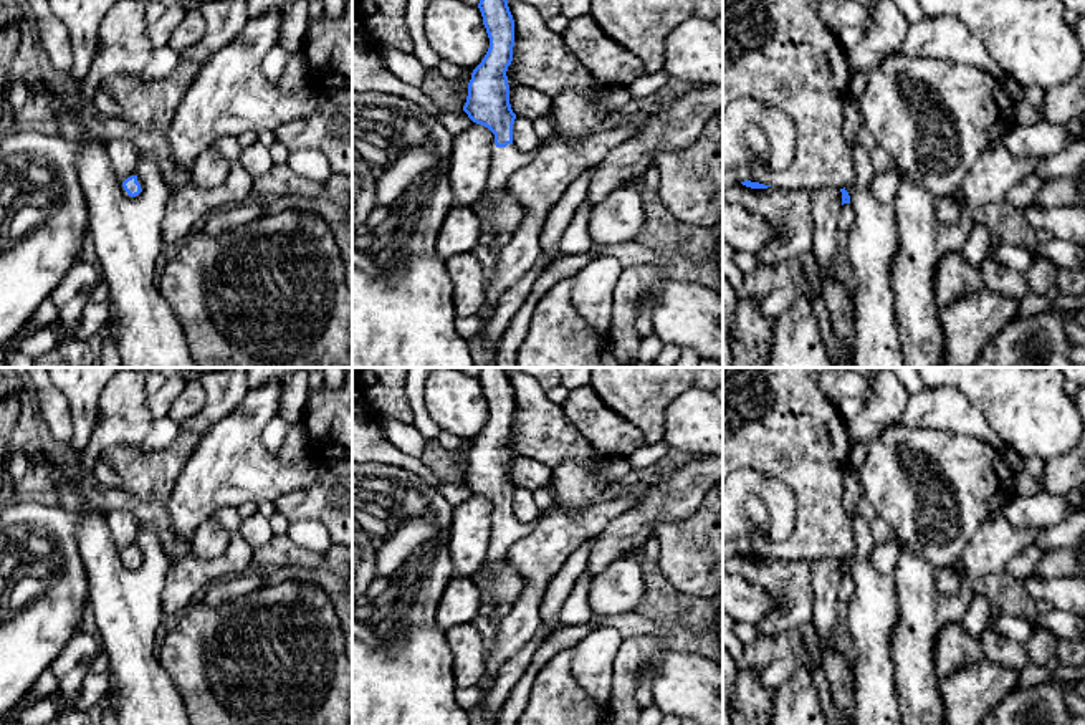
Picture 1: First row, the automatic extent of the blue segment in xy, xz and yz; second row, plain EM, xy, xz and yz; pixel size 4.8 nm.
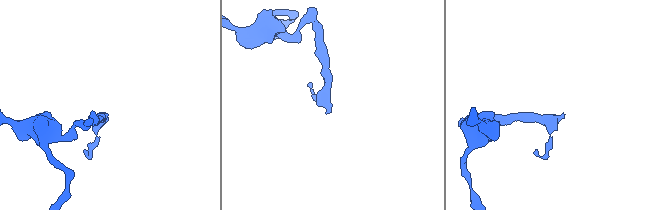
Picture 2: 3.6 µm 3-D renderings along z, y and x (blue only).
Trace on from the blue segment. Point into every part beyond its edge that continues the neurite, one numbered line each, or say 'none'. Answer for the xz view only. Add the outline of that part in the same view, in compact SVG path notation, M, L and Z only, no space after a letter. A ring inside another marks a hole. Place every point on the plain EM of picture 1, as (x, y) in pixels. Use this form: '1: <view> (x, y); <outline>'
1: xz (505, 532); M514 515L495 518L490 528L490 546L483 566L486 566L490 571L495 571L495 568L506 559L506 551L509 546L529 531L531 525L519 521Z

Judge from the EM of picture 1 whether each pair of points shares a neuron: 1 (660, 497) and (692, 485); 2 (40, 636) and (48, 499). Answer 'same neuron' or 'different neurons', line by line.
1: same neuron
2: different neurons

